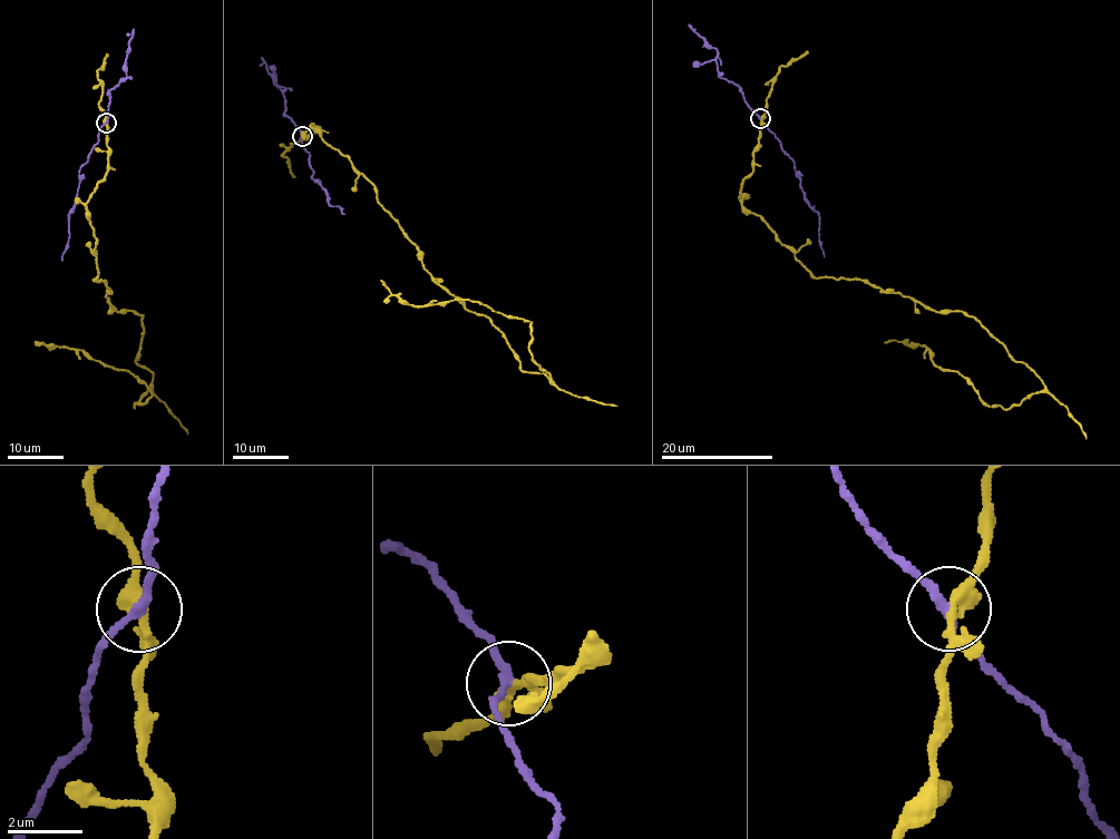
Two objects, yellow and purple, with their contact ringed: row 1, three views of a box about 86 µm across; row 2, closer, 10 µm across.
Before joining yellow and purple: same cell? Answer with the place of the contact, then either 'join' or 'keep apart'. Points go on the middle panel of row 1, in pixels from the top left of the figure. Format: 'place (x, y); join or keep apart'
place (302, 136); keep apart

